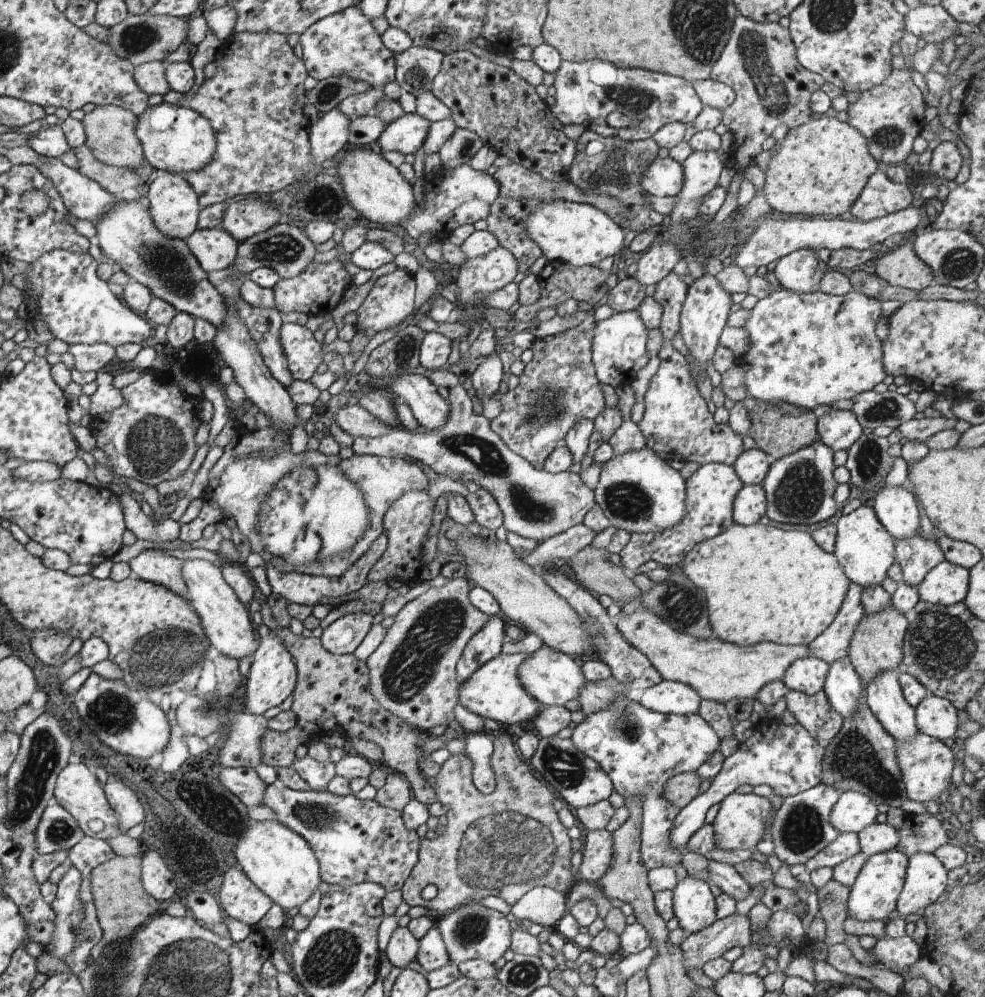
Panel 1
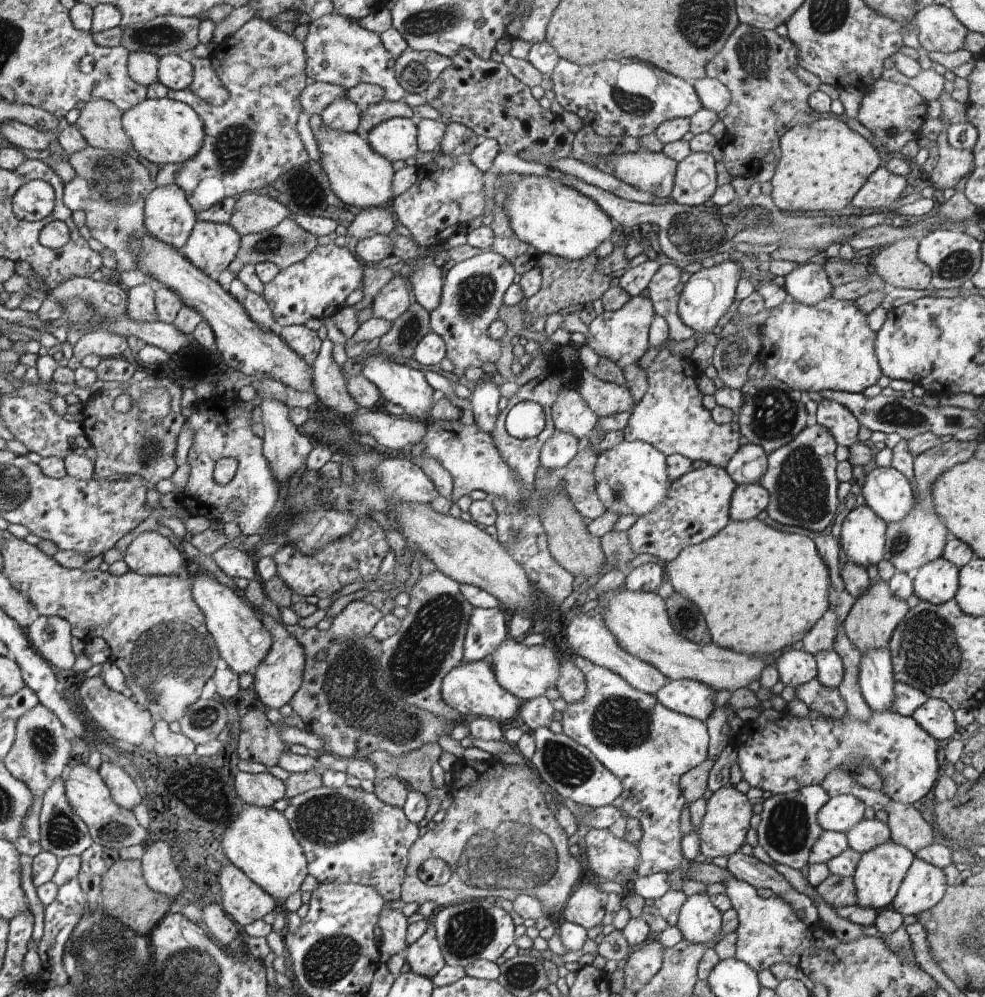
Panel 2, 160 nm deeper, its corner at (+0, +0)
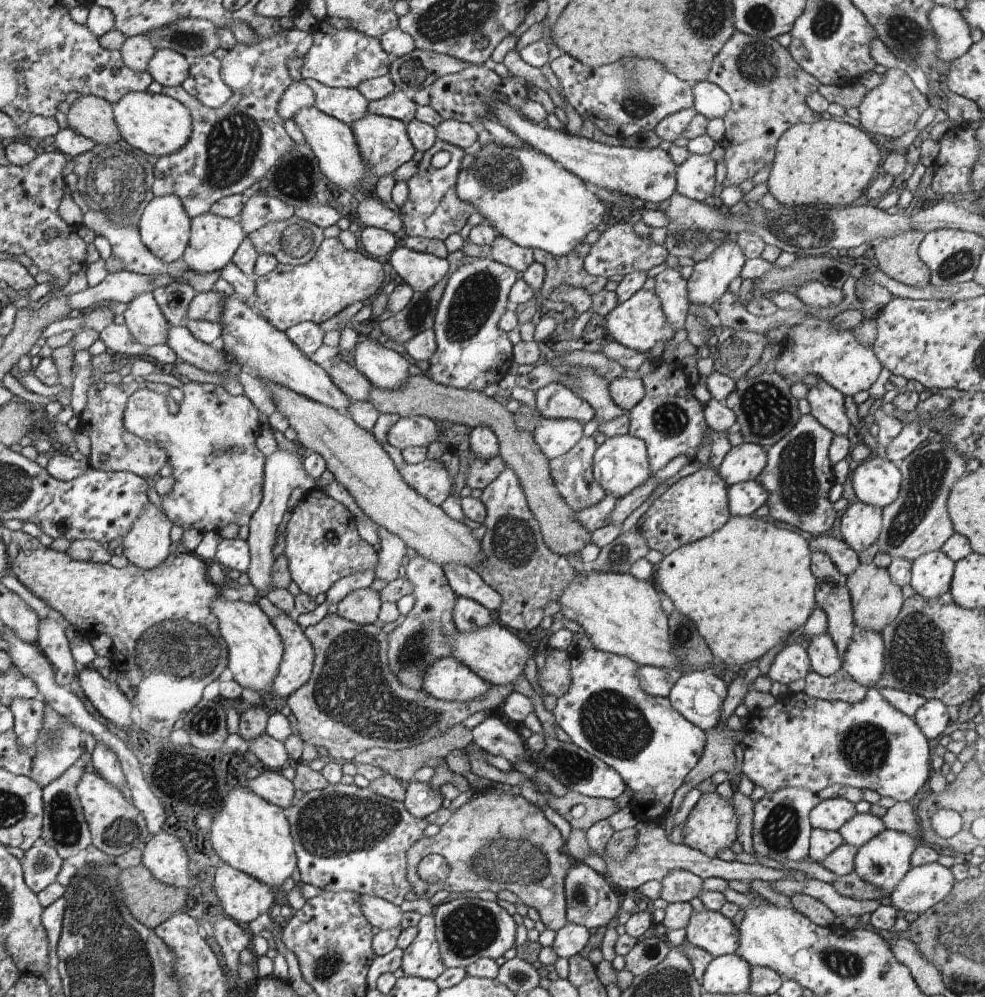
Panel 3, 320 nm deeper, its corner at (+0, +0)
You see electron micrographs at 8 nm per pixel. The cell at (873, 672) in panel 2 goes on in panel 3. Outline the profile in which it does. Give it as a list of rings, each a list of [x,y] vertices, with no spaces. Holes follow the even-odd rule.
[[[853,626],[853,633],[843,654],[842,670],[856,682],[870,687],[878,684],[886,664],[886,650],[880,633]]]

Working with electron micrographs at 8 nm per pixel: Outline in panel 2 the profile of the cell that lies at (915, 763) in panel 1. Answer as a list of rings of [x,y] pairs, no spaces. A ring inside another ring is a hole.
[[[760,702],[758,706],[760,709],[760,715],[758,718],[753,721],[745,722],[741,730],[733,737],[733,745],[738,753],[737,762],[739,764],[740,770],[742,771],[742,776],[751,787],[760,788],[760,790],[768,790],[768,792],[771,792],[773,795],[787,794],[800,790],[805,786],[821,786],[825,776],[828,773],[831,773],[834,769],[852,772],[856,764],[860,765],[861,768],[863,763],[869,765],[876,771],[878,776],[881,776],[881,779],[883,780],[883,787],[881,788],[881,791],[886,793],[892,801],[898,801],[904,804],[914,804],[914,802],[918,802],[920,798],[926,796],[926,794],[928,794],[928,792],[934,788],[934,785],[937,785],[939,779],[938,770],[940,770],[940,764],[938,764],[938,754],[936,753],[938,752],[938,744],[936,744],[935,738],[932,738],[932,736],[930,736],[924,729],[921,728],[921,726],[914,720],[914,717],[907,717],[903,714],[900,714],[899,712],[891,710],[882,712],[872,711],[868,720],[860,722],[859,720],[856,720],[855,718],[852,718],[850,715],[848,715],[847,712],[841,719],[833,719],[825,717],[824,715],[821,715],[812,709],[809,709],[808,716],[796,717],[790,714],[787,709],[782,711],[776,711],[772,707],[764,709],[764,707],[761,707],[761,703],[762,702]]]

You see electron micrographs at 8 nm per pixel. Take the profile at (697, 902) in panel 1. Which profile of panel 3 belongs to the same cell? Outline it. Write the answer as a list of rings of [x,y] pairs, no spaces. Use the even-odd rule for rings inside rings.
[[[720,911],[693,912],[687,932],[687,942],[707,950],[713,957],[737,951],[739,929]]]

